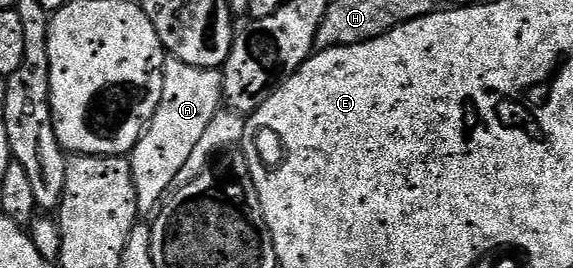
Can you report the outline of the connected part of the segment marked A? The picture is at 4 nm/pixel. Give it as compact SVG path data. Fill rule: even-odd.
M172 57L166 58L163 96L152 121L129 155L136 187L137 209L142 216L149 214L163 195L166 196L177 172L191 157L191 152L220 110L223 98L220 70L203 70Z

